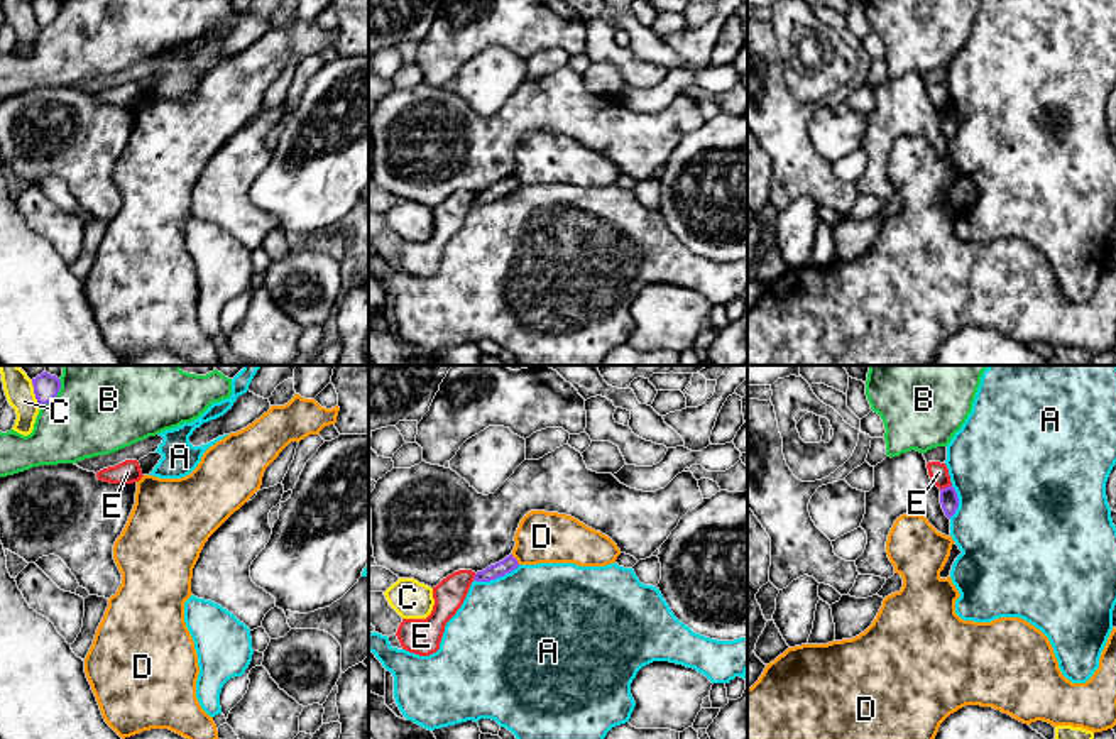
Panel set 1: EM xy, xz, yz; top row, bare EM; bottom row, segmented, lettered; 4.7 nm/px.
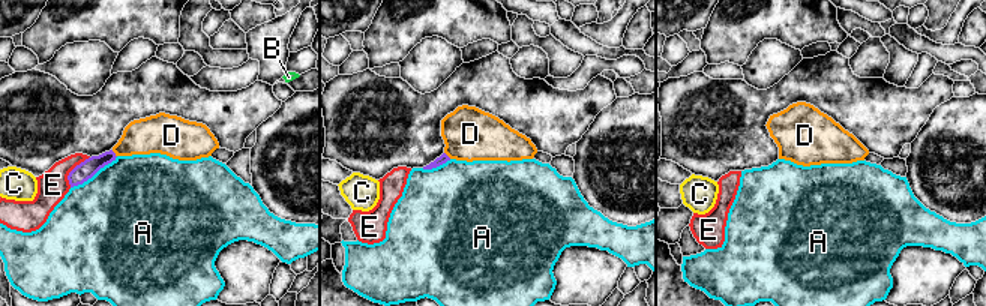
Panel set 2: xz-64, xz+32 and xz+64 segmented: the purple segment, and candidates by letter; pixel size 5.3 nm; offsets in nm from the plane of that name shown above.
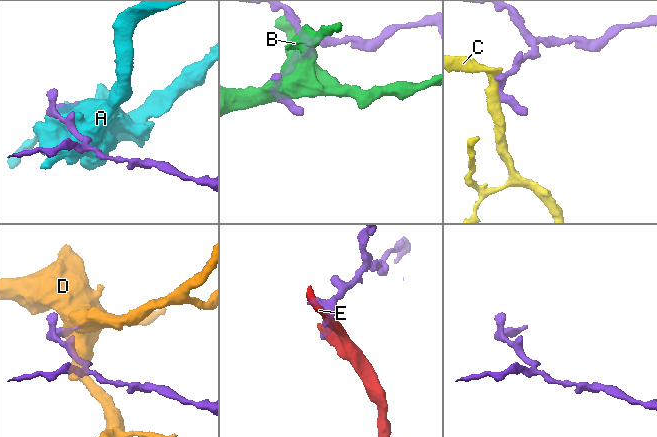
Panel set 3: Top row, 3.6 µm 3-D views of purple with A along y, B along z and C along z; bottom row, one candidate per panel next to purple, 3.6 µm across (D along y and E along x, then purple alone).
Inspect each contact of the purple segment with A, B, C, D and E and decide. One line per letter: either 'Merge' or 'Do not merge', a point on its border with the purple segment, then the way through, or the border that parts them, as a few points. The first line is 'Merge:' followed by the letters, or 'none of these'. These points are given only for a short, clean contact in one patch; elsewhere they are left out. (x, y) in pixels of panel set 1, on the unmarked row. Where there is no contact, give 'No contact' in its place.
Merge: none of these
A: Do not merge. Touches purple at xz (496, 198)
B: Do not merge. Touches purple at xy (56, 16)
C: Do not merge. Touches purple at xy (34, 14)
D: Do not merge. Touches purple at xz (516, 181). Boundary: xz (511, 176), (519, 185)
E: Do not merge. Touches purple at yz (946, 109)

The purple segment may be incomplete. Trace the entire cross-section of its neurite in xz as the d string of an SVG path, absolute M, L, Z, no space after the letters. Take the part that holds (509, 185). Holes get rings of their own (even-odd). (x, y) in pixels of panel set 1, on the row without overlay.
M509 176L502 183L487 188L482 193L477 193L473 201L475 203L490 203L490 201L495 201L499 198L504 198L506 194L511 194L517 188L519 188L517 181L512 176Z

